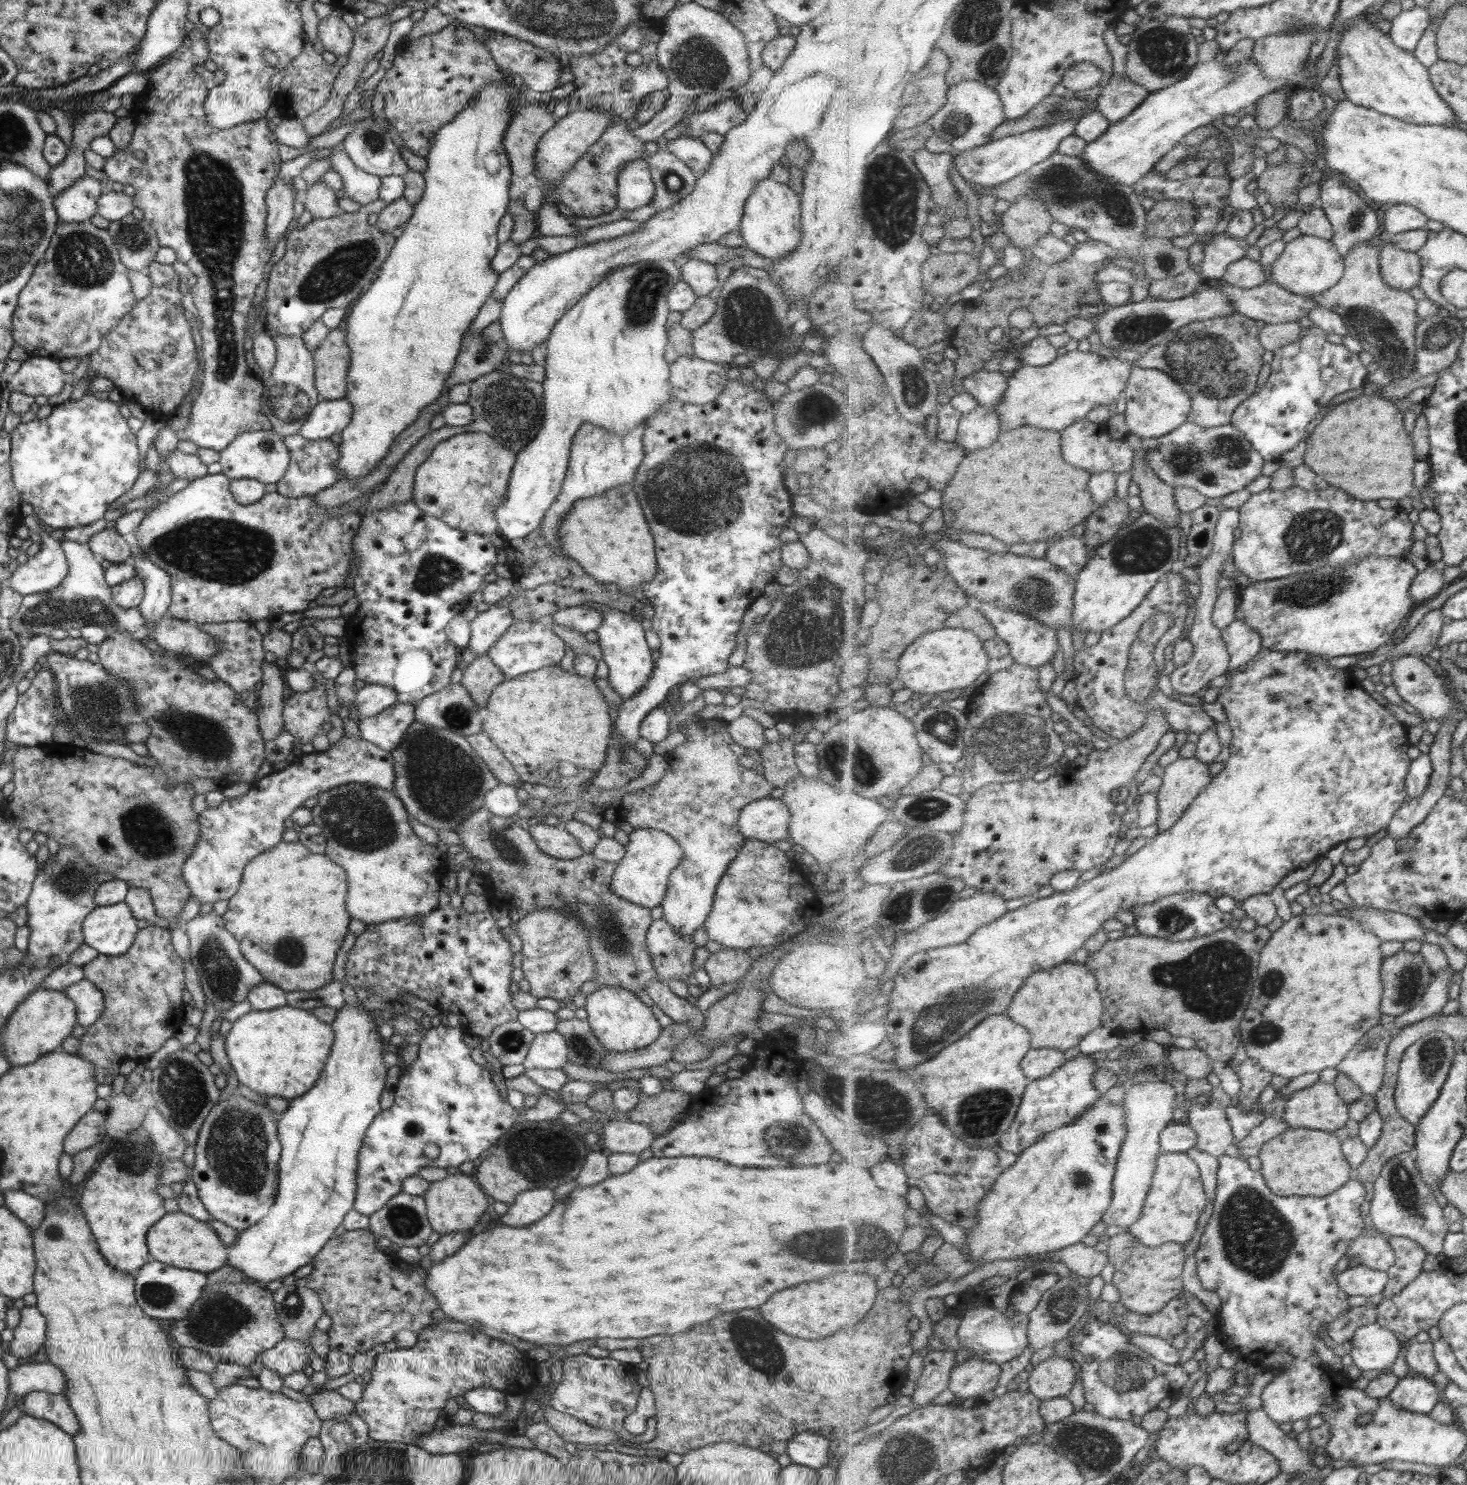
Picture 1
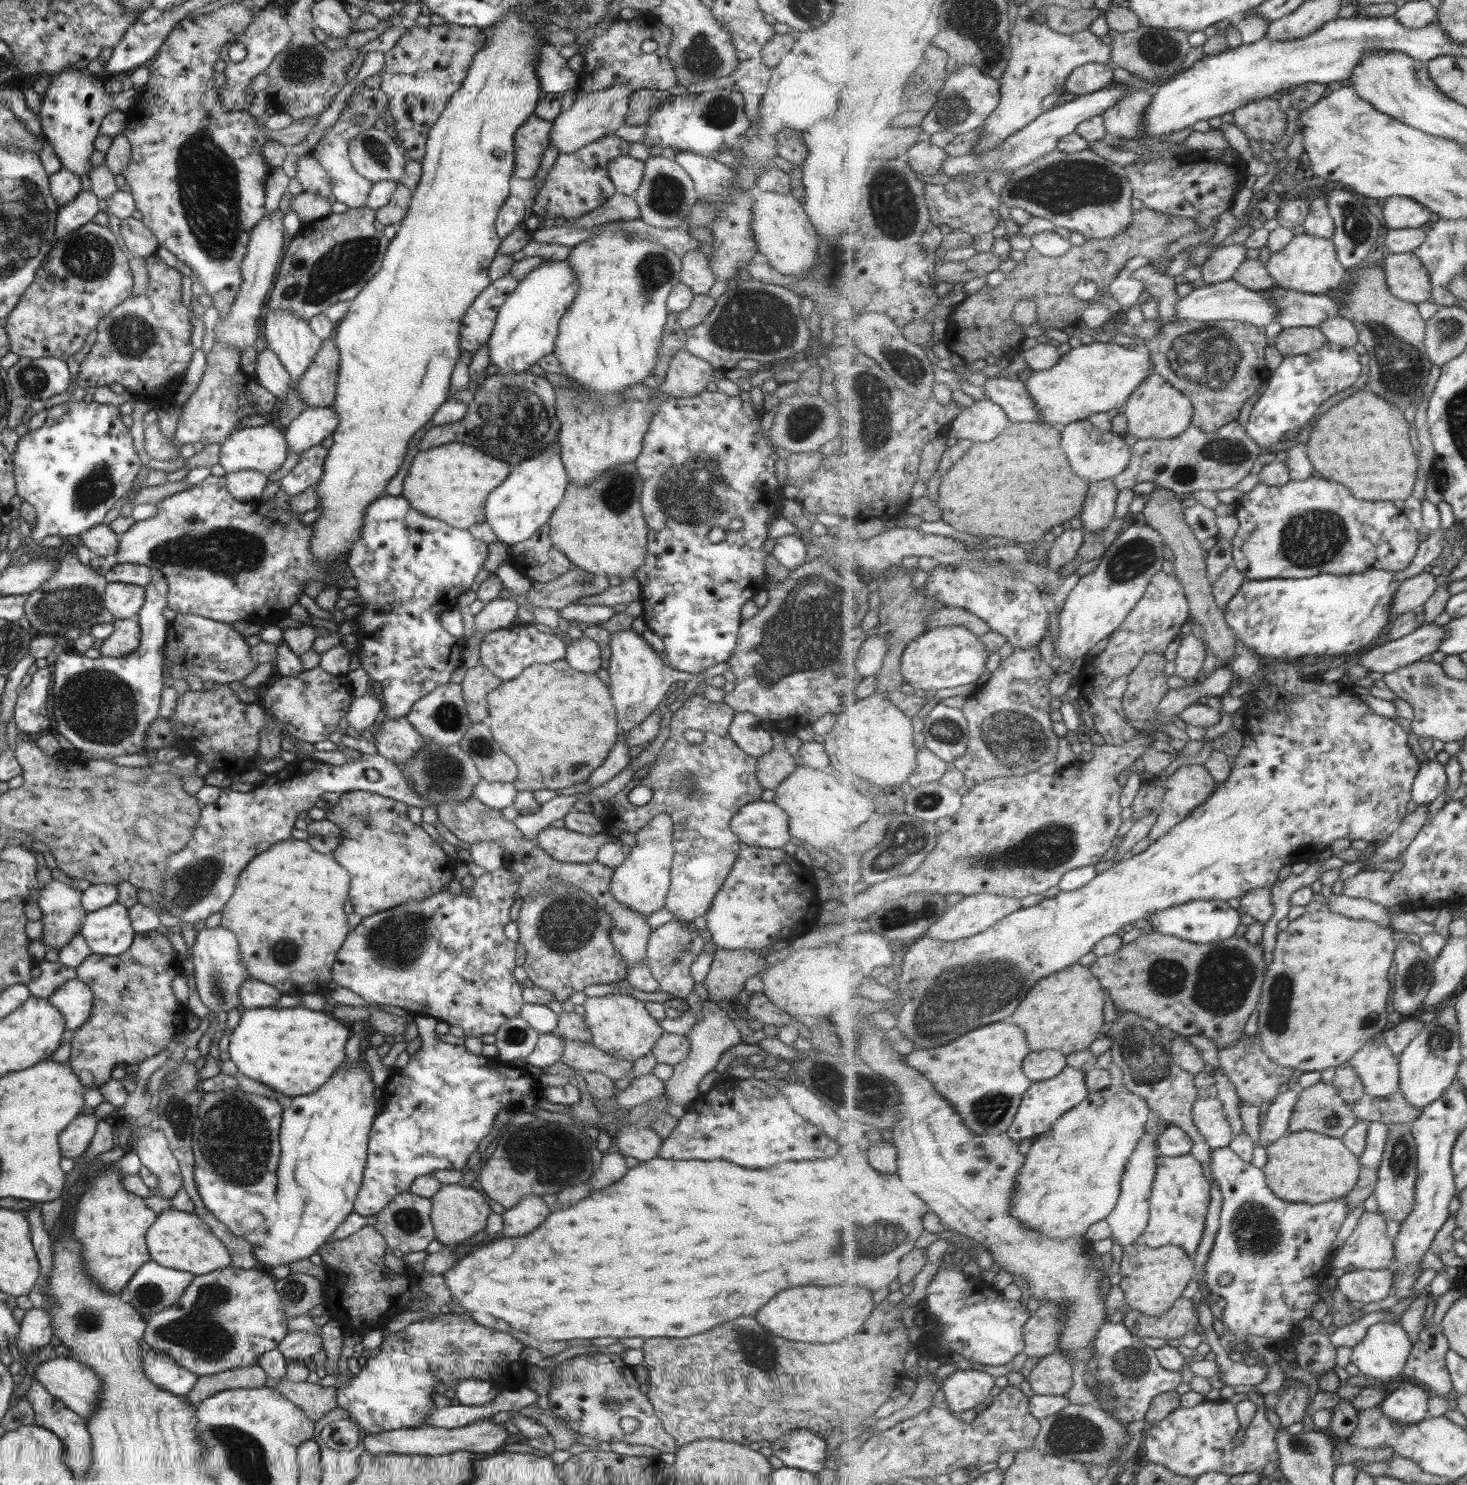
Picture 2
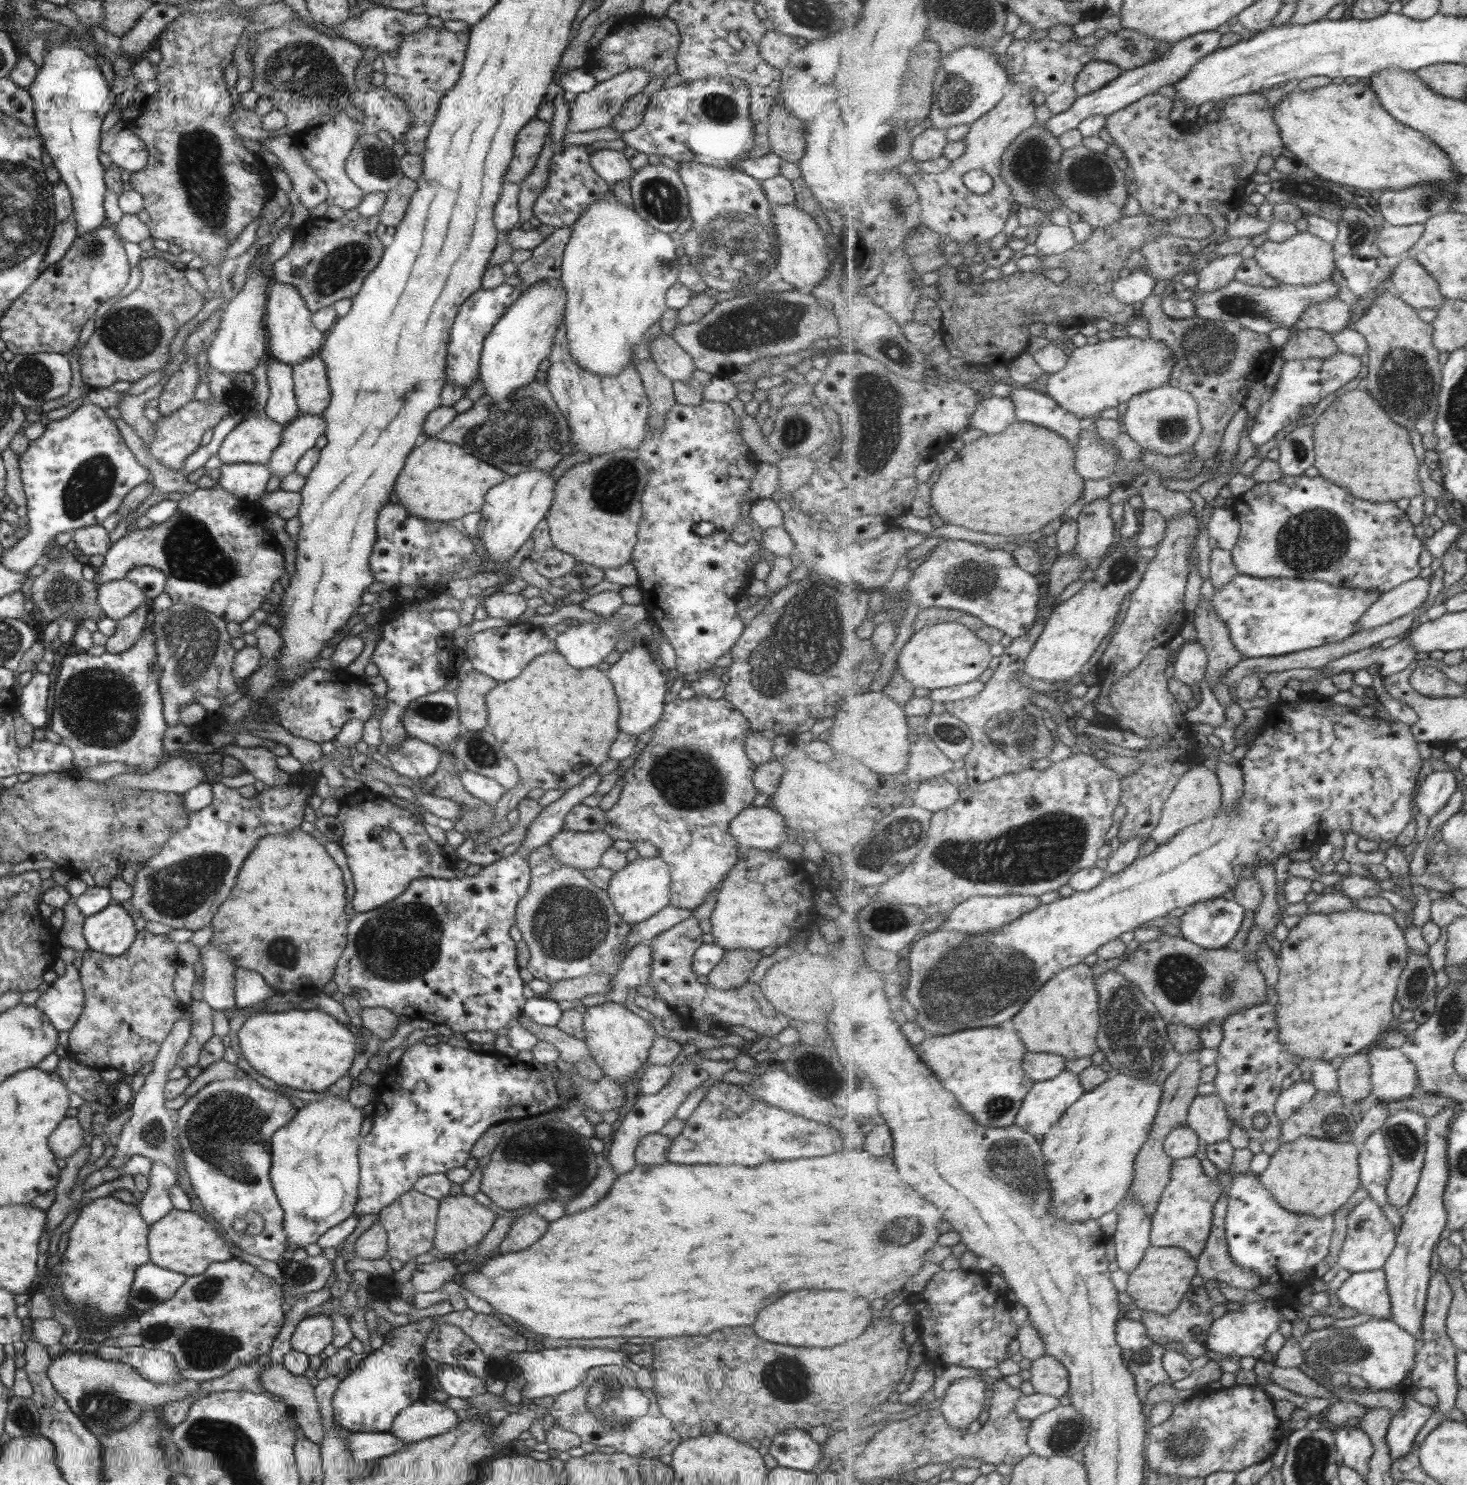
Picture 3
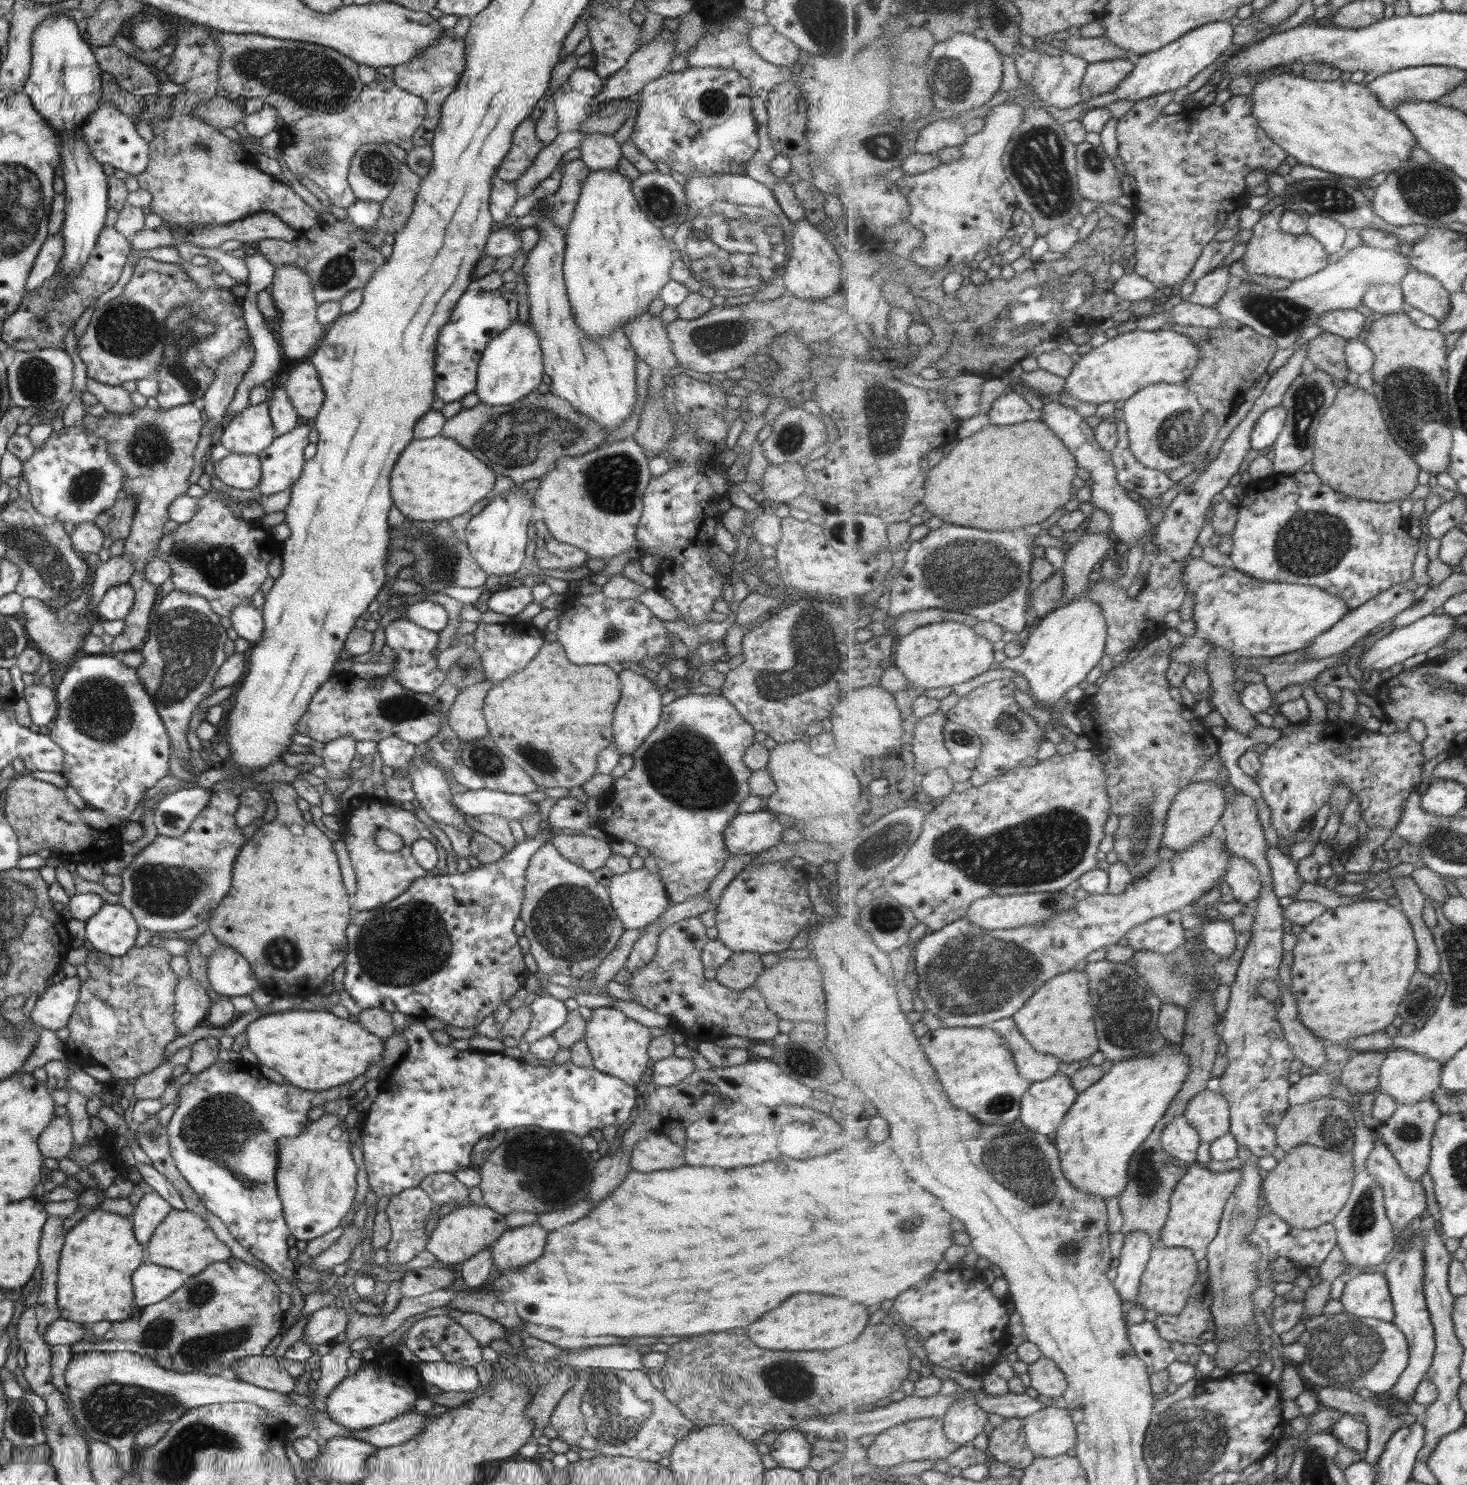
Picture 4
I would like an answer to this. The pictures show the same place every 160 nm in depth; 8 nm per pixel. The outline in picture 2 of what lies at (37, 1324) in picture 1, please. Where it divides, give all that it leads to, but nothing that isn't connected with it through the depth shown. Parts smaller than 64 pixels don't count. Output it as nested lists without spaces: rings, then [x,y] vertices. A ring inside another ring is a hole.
[[[32,1307],[24,1312],[13,1343],[24,1357],[33,1353],[39,1346],[49,1344],[51,1338],[52,1328],[48,1314],[43,1309]]]

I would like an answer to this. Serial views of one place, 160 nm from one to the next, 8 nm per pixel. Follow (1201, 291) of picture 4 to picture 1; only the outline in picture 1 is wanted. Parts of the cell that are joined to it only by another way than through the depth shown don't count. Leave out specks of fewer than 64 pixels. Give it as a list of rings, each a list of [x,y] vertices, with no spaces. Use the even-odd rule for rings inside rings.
[[[1219,233],[1208,239],[1203,248],[1204,259],[1199,266],[1201,274],[1205,278],[1221,279],[1230,264],[1245,258],[1249,244],[1246,239]]]

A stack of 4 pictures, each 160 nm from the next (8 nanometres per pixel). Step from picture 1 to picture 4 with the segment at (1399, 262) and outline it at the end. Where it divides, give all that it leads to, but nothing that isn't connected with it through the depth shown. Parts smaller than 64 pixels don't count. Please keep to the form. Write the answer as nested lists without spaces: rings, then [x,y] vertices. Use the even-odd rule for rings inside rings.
[[[1413,268],[1400,285],[1412,309],[1421,310],[1439,322],[1445,321],[1451,314],[1451,292],[1439,282],[1439,279]]]

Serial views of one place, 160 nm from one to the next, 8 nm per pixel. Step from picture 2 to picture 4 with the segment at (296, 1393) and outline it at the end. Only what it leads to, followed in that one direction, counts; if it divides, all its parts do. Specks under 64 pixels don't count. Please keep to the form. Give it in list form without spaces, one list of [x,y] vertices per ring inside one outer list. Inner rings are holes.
[[[271,1355],[240,1358],[232,1370],[241,1381],[279,1394],[289,1394],[297,1383],[282,1362]]]

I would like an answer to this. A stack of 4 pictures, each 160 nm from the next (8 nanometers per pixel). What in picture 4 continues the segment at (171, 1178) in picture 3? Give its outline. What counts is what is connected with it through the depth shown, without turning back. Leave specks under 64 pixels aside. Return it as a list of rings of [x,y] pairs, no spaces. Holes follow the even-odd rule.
[[[155,1191],[141,1195],[130,1216],[133,1234],[140,1245],[145,1246],[152,1230],[155,1230],[171,1209]]]

